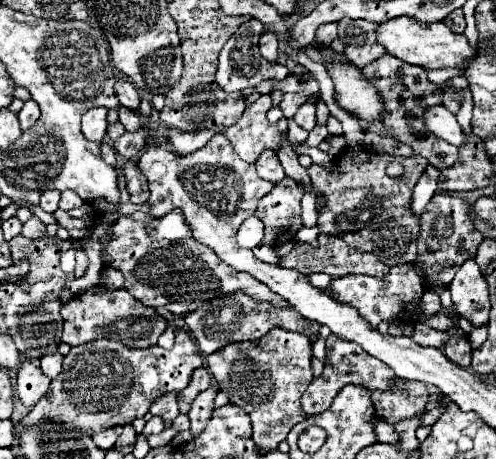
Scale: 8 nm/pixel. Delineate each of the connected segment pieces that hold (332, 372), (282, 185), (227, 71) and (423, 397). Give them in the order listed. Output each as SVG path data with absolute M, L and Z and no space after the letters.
M330 335L326 339L326 369L322 371L320 377L314 377L314 381L310 383L310 387L302 395L302 411L306 415L318 415L318 413L326 411L332 405L338 391L350 383L362 385L364 389L370 389L370 391L388 391L396 379L398 377L396 377L394 369L390 369L388 365L384 365L376 357L362 353L360 345L354 345L350 341L338 341L338 337Z
M290 177L282 179L266 197L262 197L256 217L266 225L264 243L278 247L296 237L296 231L302 227L300 199L302 185L294 185Z
M236 33L226 41L216 73L216 83L226 93L256 87L264 79L282 81L290 75L288 67L272 65L260 55L258 37L260 35Z
M398 379L390 393L372 393L372 403L382 421L396 425L402 419L418 417L426 409L428 391L420 381Z

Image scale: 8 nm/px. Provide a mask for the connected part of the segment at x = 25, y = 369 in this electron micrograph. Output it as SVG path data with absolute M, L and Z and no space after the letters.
M26 359L17 373L17 394L26 407L36 405L50 385L50 377L32 359Z

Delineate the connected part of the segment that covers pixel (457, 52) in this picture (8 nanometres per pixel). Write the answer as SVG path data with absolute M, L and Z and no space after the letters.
M396 17L394 21L386 21L378 29L378 43L382 43L390 55L398 57L404 63L418 65L426 71L458 67L464 69L478 53L478 47L472 47L464 35L452 33L444 23L422 25L418 21L410 21L410 17Z

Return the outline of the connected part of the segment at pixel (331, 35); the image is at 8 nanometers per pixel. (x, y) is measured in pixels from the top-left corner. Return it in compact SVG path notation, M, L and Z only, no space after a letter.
M324 23L324 25L320 25L318 31L316 31L316 41L320 45L330 45L336 39L336 35L338 35L336 29L338 29L338 23Z

